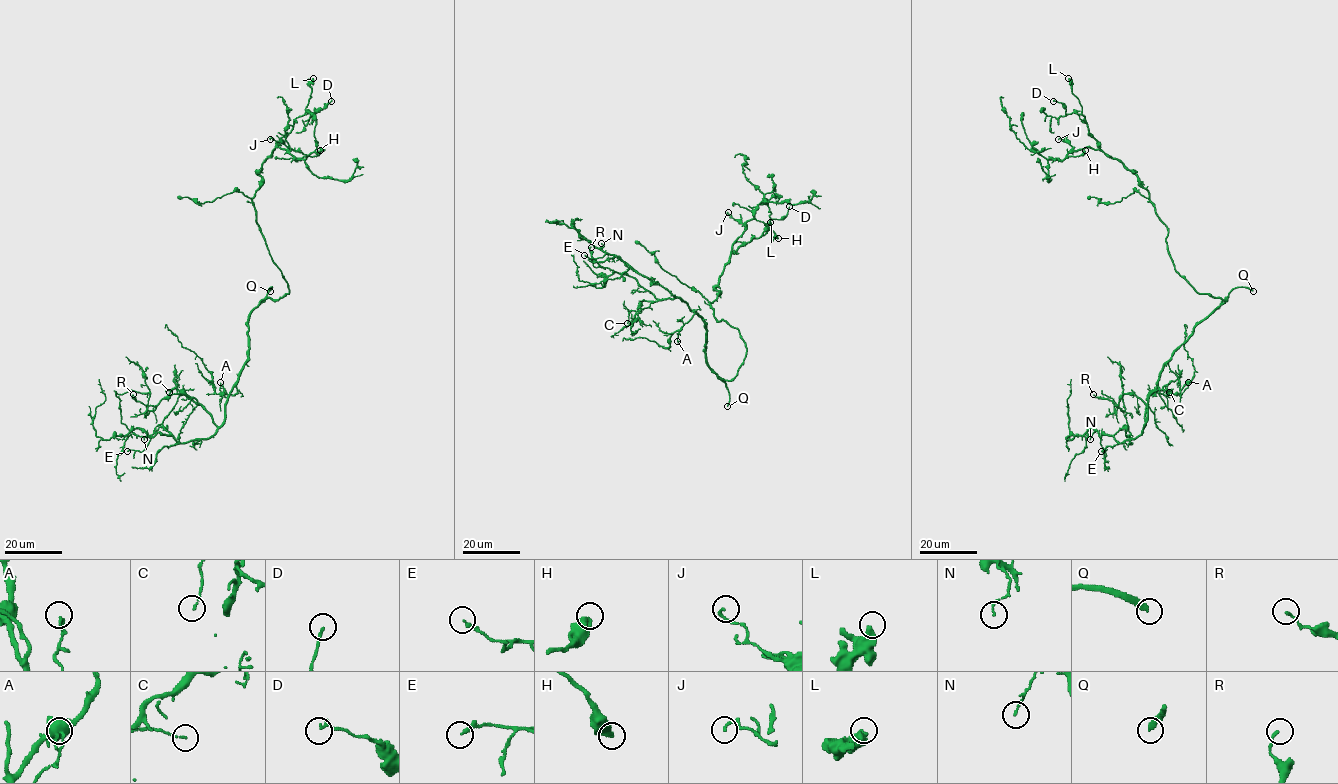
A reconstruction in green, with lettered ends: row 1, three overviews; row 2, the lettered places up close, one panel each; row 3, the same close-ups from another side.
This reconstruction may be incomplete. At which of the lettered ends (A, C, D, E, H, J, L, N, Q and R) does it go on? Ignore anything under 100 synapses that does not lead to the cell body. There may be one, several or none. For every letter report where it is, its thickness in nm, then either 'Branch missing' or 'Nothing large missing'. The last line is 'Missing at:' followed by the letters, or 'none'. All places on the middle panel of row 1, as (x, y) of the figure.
A: Place: (677, 341). Thickness 180 nm. Nothing large missing
C: Place: (627, 323). Thickness 110 nm. Nothing large missing
D: Place: (789, 206). Thickness 170 nm. Nothing large missing
E: Place: (584, 255). Thickness 200 nm. Nothing large missing
H: Place: (778, 238). Thickness 500 nm. Nothing large missing
J: Place: (728, 212). Thickness 140 nm. Nothing large missing
L: Place: (770, 222). Thickness 400 nm. Nothing large missing
N: Place: (601, 243). Thickness 100 nm. Nothing large missing
Q: Place: (727, 406). Thickness 240 nm. Branch missing
R: Place: (591, 247). Thickness 140 nm. Nothing large missing
Missing at: Q

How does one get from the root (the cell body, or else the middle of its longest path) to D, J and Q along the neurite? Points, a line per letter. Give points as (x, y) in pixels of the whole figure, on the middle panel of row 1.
D: (729, 380), (746, 346), (736, 328), (714, 317), (715, 287), (729, 256), (789, 206)
J: (729, 380), (746, 343), (736, 328), (714, 317), (709, 304), (745, 229), (728, 212)
Q: (729, 380), (724, 380), (729, 395), (727, 406)

